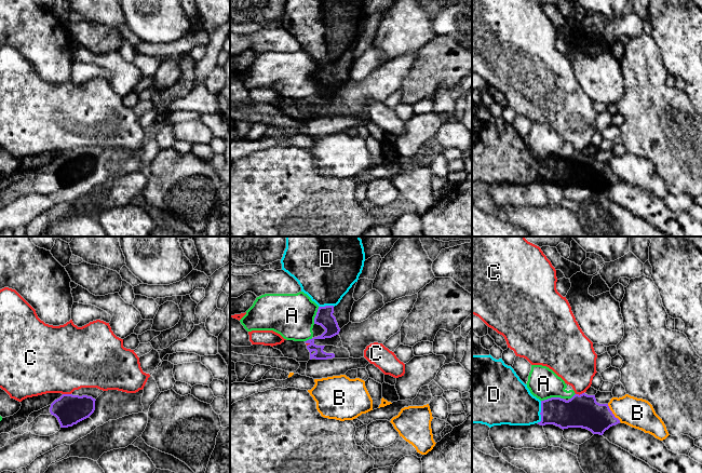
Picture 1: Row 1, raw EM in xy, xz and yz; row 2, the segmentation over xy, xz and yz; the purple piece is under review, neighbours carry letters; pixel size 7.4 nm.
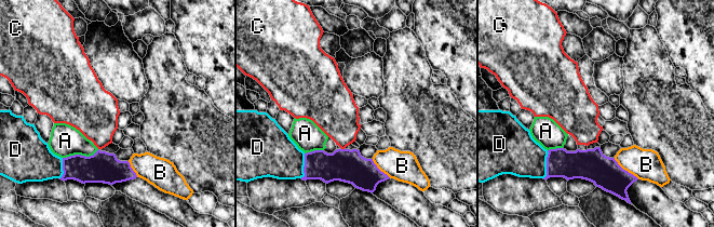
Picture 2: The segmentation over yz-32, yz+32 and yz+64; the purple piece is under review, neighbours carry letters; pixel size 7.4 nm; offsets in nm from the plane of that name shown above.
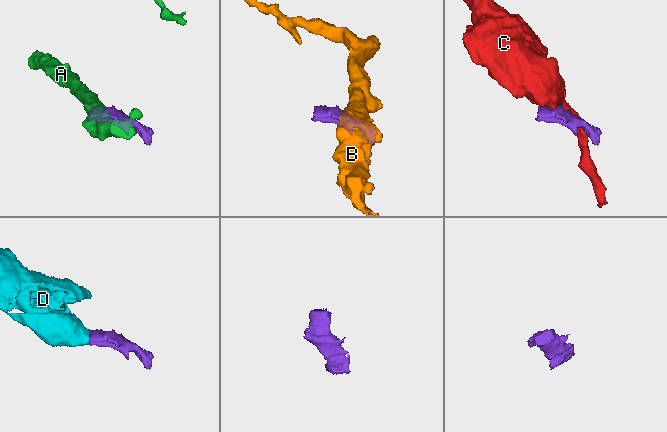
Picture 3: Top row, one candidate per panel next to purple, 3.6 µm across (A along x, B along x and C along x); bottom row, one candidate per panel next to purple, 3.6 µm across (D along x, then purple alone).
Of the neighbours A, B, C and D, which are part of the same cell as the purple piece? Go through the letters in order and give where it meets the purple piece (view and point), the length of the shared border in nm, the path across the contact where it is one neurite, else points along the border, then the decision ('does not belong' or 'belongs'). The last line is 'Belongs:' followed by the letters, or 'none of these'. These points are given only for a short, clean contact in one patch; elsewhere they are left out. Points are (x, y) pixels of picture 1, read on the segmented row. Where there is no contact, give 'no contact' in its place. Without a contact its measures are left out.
A: yz (552, 397) | 170 nm | along yz (563, 397), (548, 397), (541, 401) | does not belong
B: yz (611, 413) | 170 nm | does not belong
C: xy (67, 394) | 60 nm | along xy (63, 393), (70, 394) | does not belong
D: yz (540, 413) | 170 nm | across yz (574, 413), (540, 413), (524, 409), (509, 401) | belongs
Belongs: D

